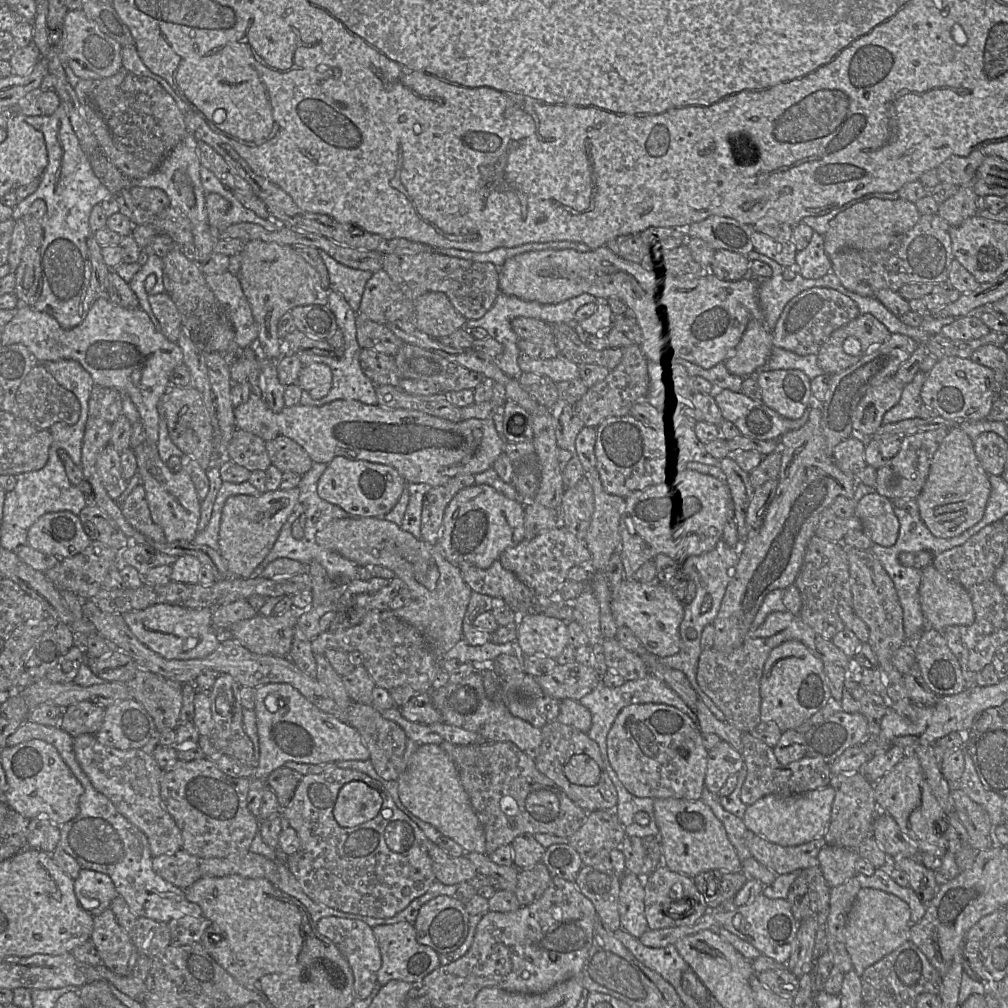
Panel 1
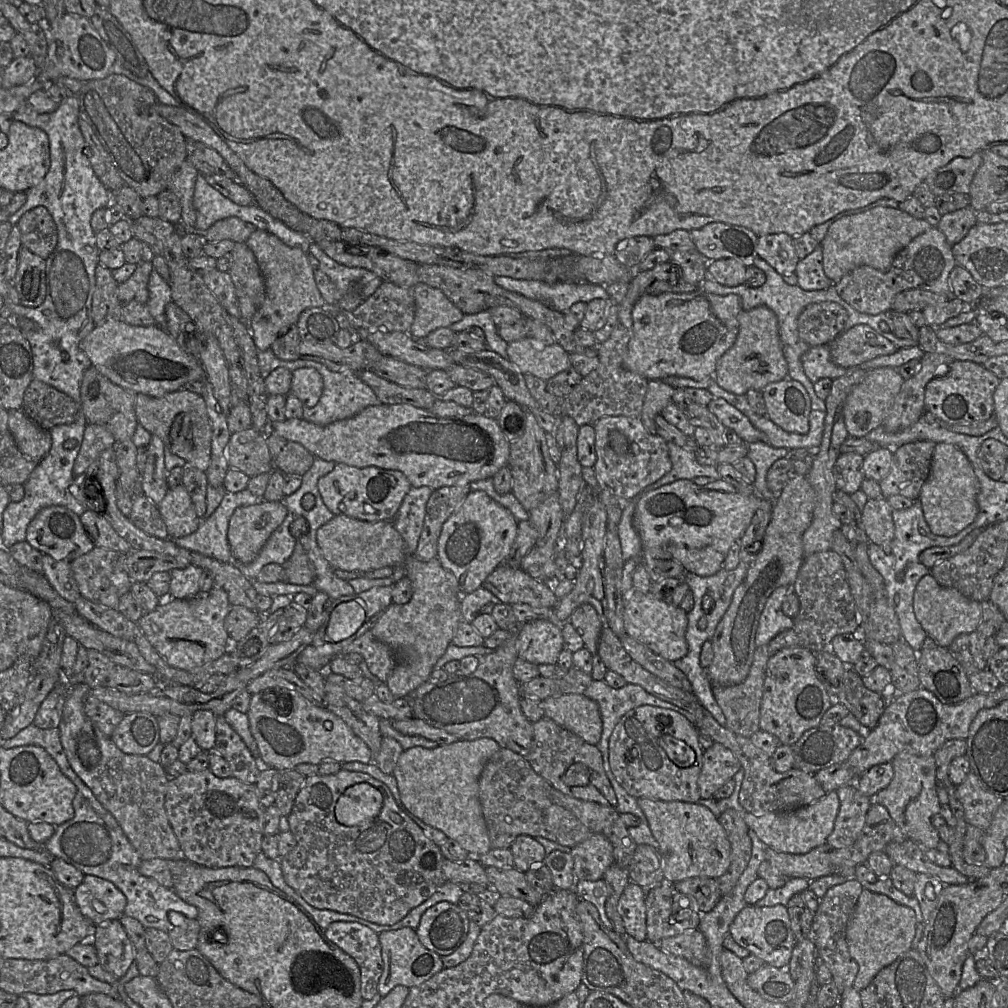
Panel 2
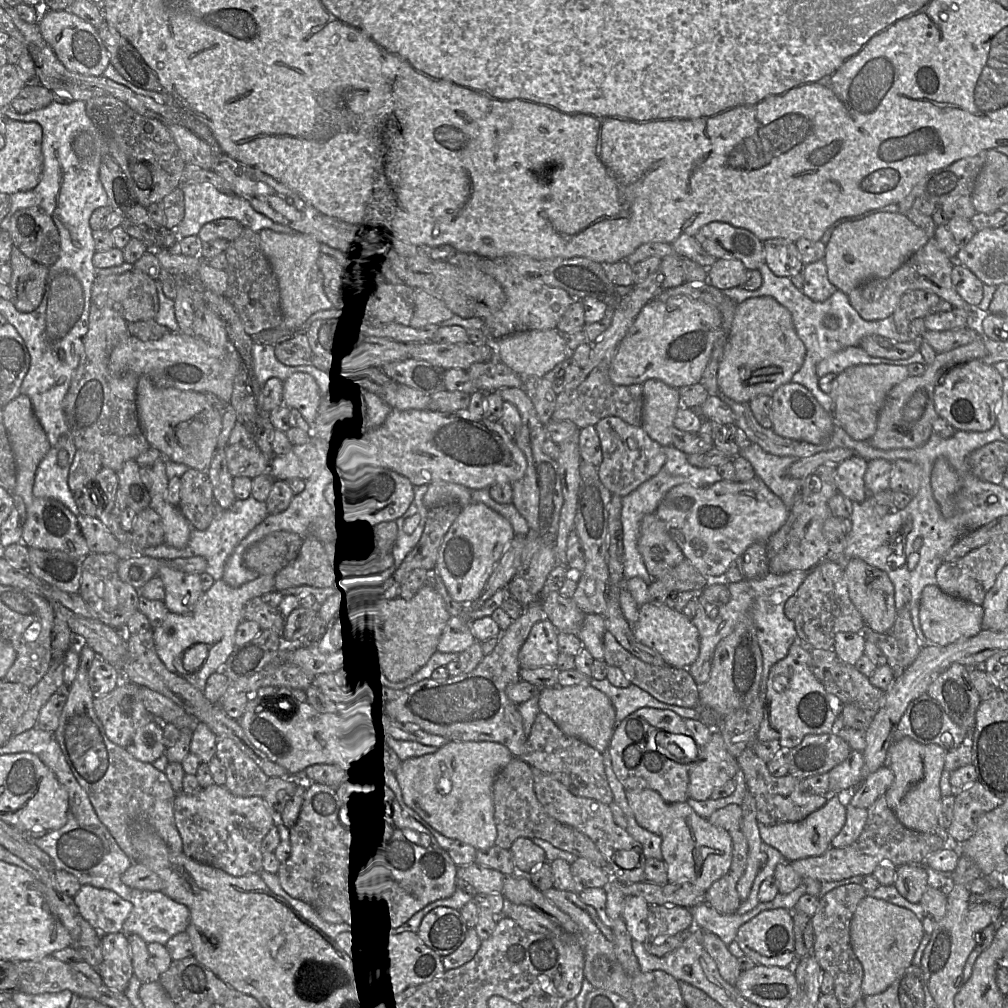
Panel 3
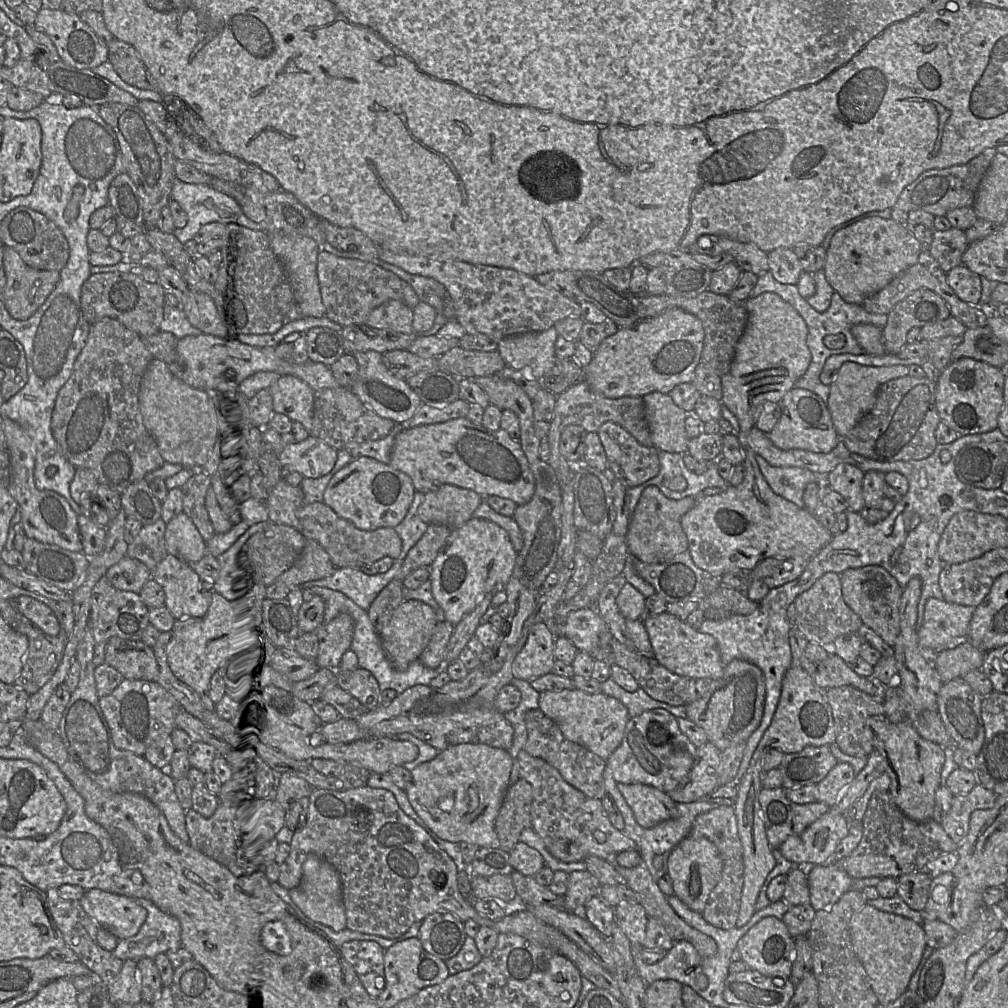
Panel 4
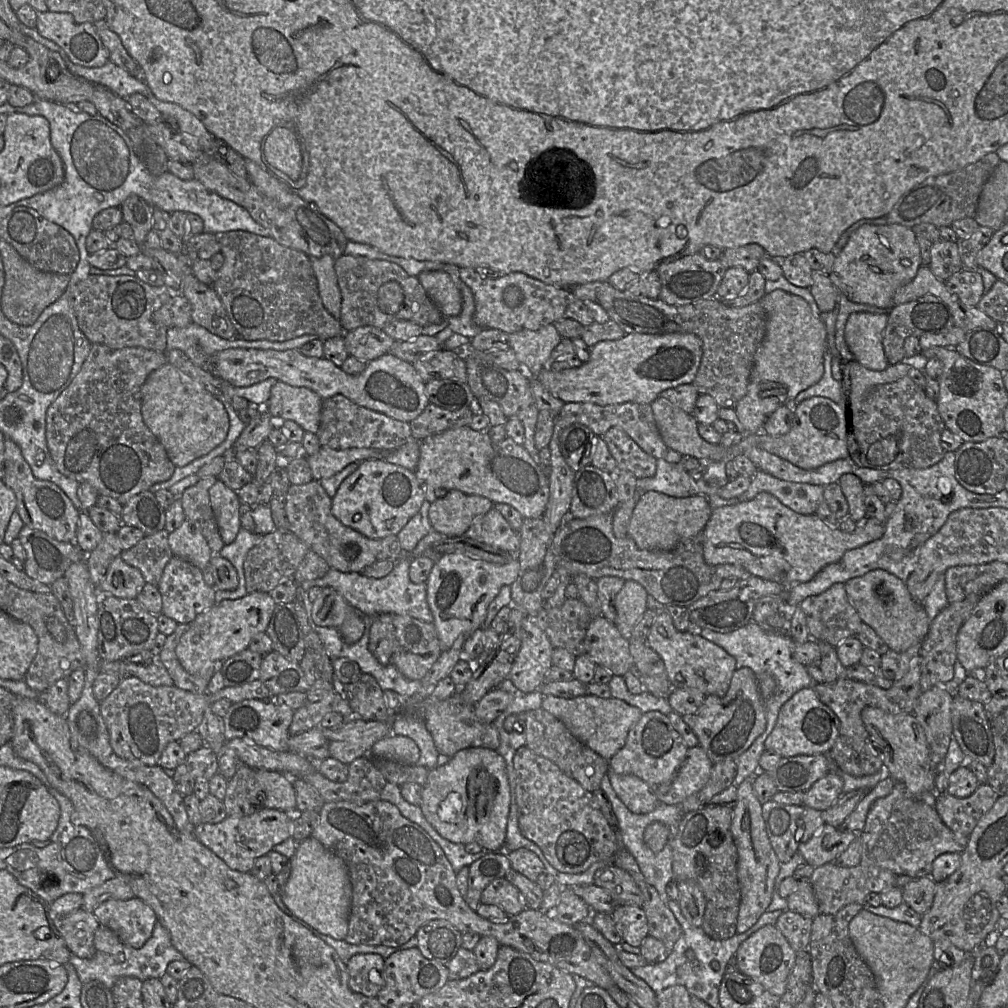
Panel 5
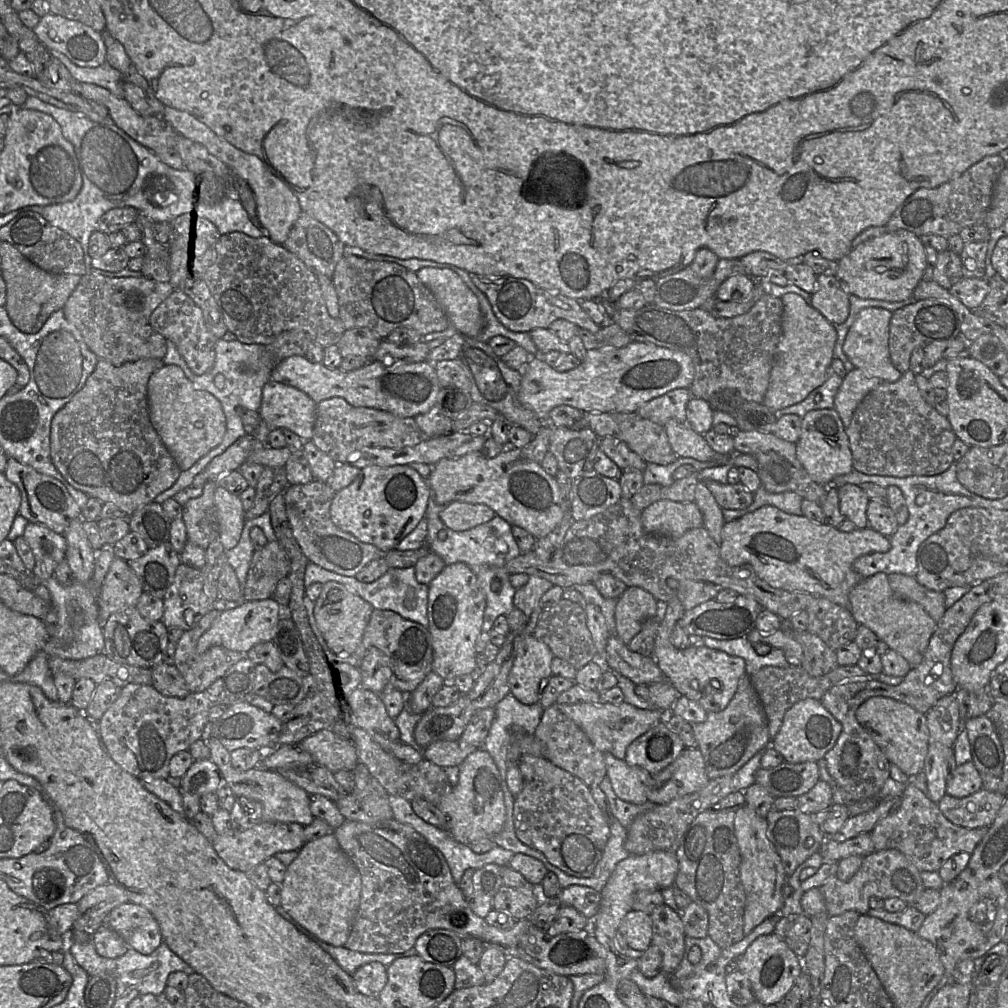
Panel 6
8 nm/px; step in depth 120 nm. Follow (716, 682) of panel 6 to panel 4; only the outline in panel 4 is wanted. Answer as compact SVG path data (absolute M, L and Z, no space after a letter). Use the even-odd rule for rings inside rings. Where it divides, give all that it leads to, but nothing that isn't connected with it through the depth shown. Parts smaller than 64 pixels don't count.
M663 612L644 621L655 658L669 671L687 678L717 680L724 674L716 639L691 627L686 621Z

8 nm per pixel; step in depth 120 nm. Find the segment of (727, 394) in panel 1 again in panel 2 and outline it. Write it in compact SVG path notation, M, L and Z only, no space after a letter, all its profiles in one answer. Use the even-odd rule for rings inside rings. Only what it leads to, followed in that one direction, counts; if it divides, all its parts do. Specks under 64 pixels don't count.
M713 398L707 406L719 421L726 428L734 430L744 443L760 441L760 432L753 426L749 418L725 399Z

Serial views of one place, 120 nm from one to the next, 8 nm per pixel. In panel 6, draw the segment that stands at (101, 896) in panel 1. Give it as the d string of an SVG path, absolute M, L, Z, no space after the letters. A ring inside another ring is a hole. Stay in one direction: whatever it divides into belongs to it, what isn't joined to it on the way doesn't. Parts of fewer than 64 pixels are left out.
M130 901L113 908L105 924L118 933L128 947L141 954L152 953L163 942L159 925L150 911Z

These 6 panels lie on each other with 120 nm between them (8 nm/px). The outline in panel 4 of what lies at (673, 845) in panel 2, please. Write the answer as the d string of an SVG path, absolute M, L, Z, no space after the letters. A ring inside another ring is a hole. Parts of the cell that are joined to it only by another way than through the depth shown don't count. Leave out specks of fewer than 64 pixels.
M617 783L617 788L643 828L651 828L677 816L676 802L655 787ZM684 838L671 852L668 859L668 874L672 880L674 895L691 910L702 913L709 895L719 882L723 862L716 846L707 838Z

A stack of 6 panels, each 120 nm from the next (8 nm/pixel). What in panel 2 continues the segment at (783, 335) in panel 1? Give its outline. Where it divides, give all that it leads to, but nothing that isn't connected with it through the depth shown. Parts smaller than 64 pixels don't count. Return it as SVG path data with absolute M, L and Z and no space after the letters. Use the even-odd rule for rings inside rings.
M818 302L805 307L798 317L799 337L810 347L827 345L844 331L848 312L836 302Z

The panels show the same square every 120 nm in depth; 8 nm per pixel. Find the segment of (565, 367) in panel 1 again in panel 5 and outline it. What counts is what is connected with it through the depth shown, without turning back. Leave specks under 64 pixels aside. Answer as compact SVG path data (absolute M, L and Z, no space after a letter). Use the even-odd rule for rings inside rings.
M553 324L537 330L520 330L508 335L510 349L520 362L521 370L531 377L548 367L552 350L562 340Z

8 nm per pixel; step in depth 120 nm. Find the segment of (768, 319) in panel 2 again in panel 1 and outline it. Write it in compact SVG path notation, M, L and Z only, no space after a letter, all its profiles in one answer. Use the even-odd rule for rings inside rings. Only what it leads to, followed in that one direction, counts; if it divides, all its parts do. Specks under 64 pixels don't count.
M752 319L733 354L724 361L725 367L729 373L743 378L755 375L767 362L772 348L772 333L767 330L765 321Z

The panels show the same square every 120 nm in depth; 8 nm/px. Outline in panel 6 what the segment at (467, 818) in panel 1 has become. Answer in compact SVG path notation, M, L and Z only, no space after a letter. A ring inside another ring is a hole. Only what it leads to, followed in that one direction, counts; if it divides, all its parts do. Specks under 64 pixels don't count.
M483 748L469 754L458 768L458 783L441 798L437 806L447 818L447 831L456 841L466 845L482 838L492 839L503 829L506 820L498 768Z

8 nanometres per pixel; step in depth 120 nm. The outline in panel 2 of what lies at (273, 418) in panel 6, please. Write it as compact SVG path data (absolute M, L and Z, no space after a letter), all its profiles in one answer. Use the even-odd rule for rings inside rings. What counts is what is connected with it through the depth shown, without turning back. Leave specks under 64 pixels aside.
M300 368L292 371L290 393L295 395L303 407L313 407L323 392L323 378L314 368Z

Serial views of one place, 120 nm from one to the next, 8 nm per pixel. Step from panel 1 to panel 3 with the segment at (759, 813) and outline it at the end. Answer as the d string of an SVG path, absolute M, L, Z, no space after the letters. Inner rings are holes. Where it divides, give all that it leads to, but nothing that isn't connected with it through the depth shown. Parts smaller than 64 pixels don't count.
M833 794L828 797L824 806L799 822L786 822L773 826L758 823L761 839L764 843L776 848L788 862L820 856L831 847L832 839L843 828L846 821L847 804L845 797Z

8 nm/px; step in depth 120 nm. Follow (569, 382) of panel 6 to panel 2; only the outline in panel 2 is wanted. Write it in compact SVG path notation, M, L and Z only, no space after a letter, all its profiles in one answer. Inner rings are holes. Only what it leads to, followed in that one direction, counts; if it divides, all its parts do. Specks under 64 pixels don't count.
M702 287L684 293L644 294L632 310L632 337L623 358L623 366L647 380L677 376L702 381L714 377L718 360L736 341L739 331L737 317L741 310L738 295L720 296L706 292Z

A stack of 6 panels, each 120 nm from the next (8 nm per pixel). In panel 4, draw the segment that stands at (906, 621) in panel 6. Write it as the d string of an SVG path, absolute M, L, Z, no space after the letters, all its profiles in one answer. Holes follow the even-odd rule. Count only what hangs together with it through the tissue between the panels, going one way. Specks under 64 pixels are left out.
M881 566L849 568L840 575L842 597L862 623L876 632L888 645L894 646L900 633L899 604L904 589Z

